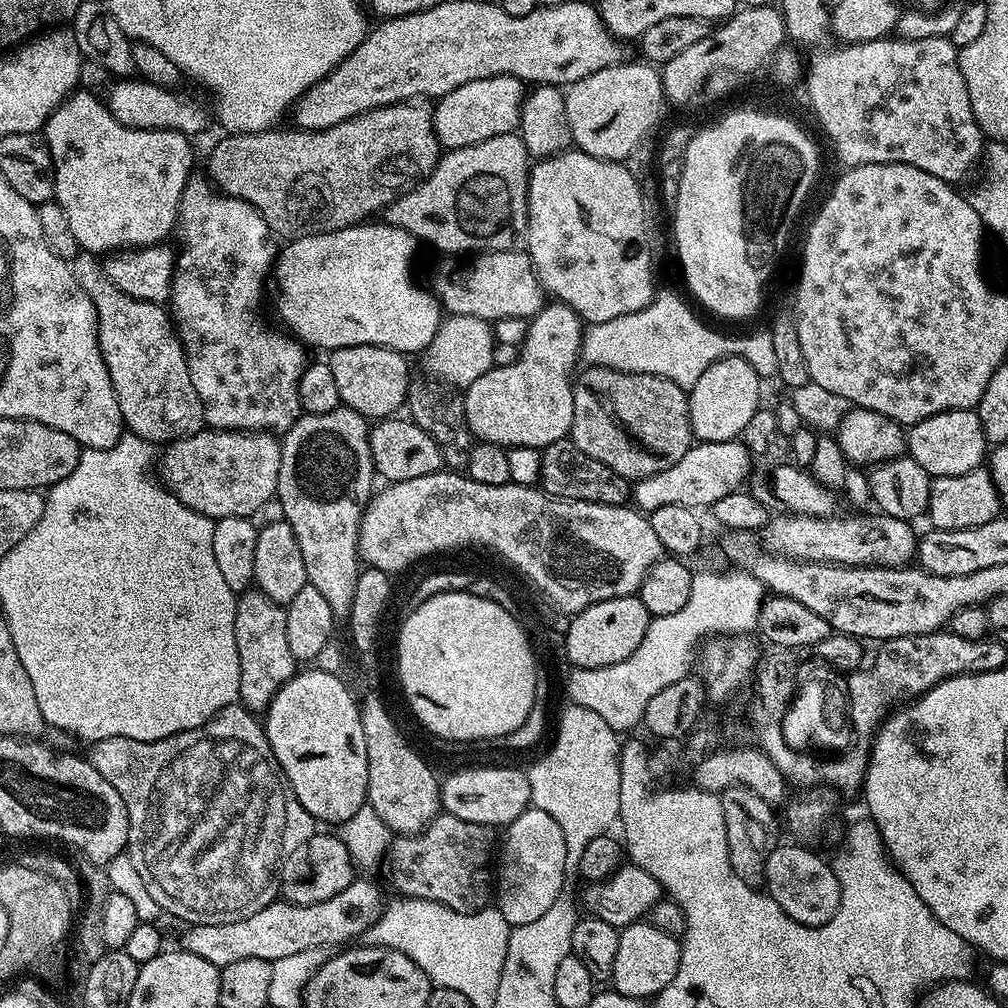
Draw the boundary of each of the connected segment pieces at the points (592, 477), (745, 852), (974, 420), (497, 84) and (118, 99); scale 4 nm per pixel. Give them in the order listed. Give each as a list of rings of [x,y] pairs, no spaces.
[[[571,438],[558,442],[550,442],[540,453],[542,470],[539,487],[548,496],[557,496],[560,500],[577,500],[578,502],[594,502],[606,506],[627,505],[630,500],[630,482],[622,474],[610,470],[598,458],[590,458],[582,450],[578,450]]]
[[[739,784],[719,793],[722,810],[726,818],[726,842],[730,850],[730,866],[734,866],[734,874],[746,882],[746,886],[759,889],[764,884],[766,874],[766,858],[776,849],[781,839],[782,824],[776,821],[777,809],[768,804],[754,790]]]
[[[963,408],[934,414],[922,422],[911,425],[906,432],[906,452],[926,470],[929,476],[957,476],[981,467],[985,463],[990,445],[984,439],[979,411]]]
[[[495,76],[466,82],[466,86],[458,86],[458,90],[450,90],[435,101],[432,113],[432,125],[444,150],[465,148],[471,144],[482,142],[486,138],[494,138],[498,134],[516,132],[520,127],[520,107],[526,95],[525,85],[513,76]]]
[[[143,78],[117,79],[107,92],[106,103],[110,114],[114,114],[122,126],[130,126],[134,130],[174,130],[189,138],[196,138],[199,132],[208,128],[207,110],[184,92],[151,84]]]

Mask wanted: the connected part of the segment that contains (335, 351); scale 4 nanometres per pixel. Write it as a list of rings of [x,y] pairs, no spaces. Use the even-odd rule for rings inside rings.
[[[373,344],[333,348],[326,356],[326,363],[338,386],[341,405],[362,414],[372,422],[395,417],[399,413],[396,411],[405,407],[410,387],[408,360],[409,357],[403,352]]]

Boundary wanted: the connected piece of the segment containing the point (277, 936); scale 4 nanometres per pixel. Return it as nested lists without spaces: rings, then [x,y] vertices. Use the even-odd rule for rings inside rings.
[[[357,878],[350,886],[346,886],[346,890],[342,890],[342,894],[334,894],[334,898],[326,898],[326,902],[294,904],[287,899],[280,898],[275,904],[266,906],[266,910],[258,910],[258,914],[253,914],[251,918],[242,918],[242,922],[222,922],[218,926],[193,924],[185,927],[182,948],[190,954],[198,954],[198,958],[206,958],[206,962],[210,962],[218,969],[230,966],[230,962],[238,962],[241,958],[262,958],[274,961],[278,958],[286,958],[289,954],[298,954],[302,950],[324,948],[329,946],[328,944],[347,945],[355,941],[352,940],[355,936],[363,937],[368,928],[380,919],[381,911],[379,886],[372,880]]]

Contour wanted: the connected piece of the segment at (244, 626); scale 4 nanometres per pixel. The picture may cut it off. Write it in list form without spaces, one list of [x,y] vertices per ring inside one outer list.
[[[259,590],[241,592],[236,597],[234,635],[238,642],[238,661],[241,674],[239,703],[253,714],[263,713],[274,694],[298,671],[298,662],[286,643],[285,605],[274,602]]]

